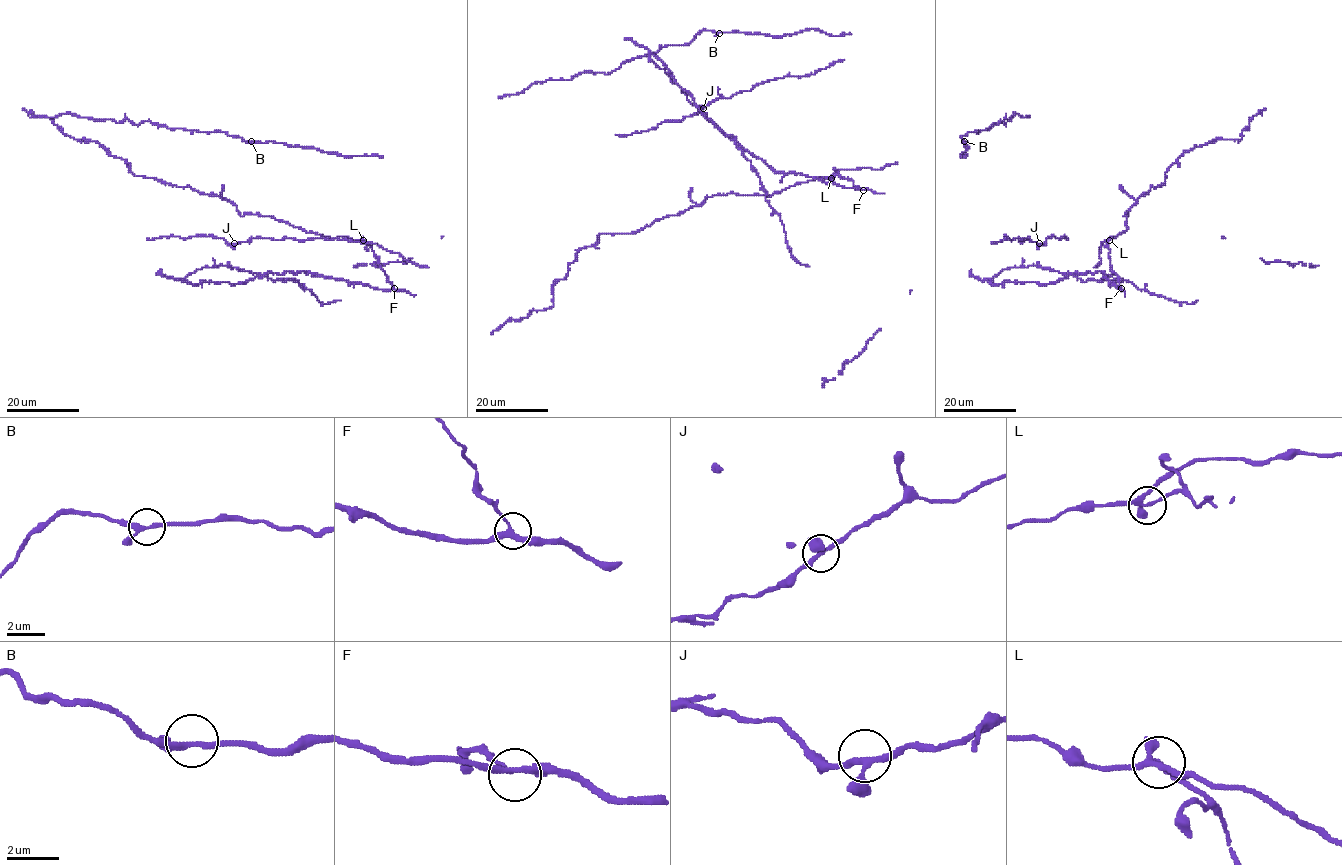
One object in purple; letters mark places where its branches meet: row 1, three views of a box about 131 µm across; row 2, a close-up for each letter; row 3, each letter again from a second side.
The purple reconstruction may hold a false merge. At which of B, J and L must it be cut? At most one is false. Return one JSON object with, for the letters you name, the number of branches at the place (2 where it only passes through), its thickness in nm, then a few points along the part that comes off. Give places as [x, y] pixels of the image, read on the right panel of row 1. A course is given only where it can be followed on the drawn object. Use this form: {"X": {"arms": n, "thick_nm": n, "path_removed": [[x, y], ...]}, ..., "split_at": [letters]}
{"L": {"arms": 4, "thick_nm": 200, "path_removed": [[1110, 239], [1120, 290], [1101, 271], [1074, 275], [1084, 282], [1131, 282], [1173, 301], [1197, 300]]}, "split_at": ["L"]}

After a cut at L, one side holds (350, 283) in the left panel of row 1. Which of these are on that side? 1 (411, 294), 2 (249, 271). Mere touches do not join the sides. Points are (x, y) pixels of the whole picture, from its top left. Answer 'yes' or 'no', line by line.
1: yes
2: yes

